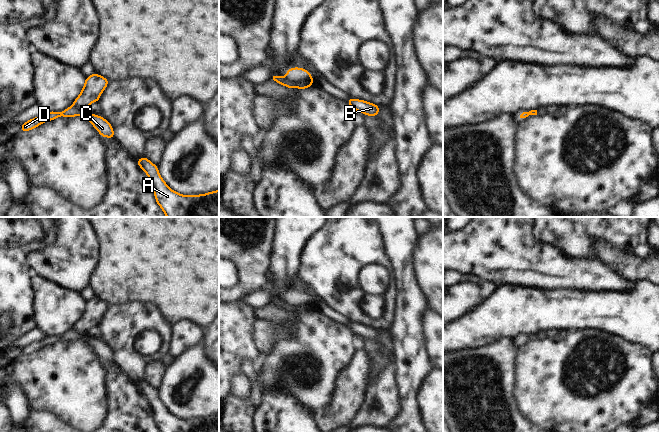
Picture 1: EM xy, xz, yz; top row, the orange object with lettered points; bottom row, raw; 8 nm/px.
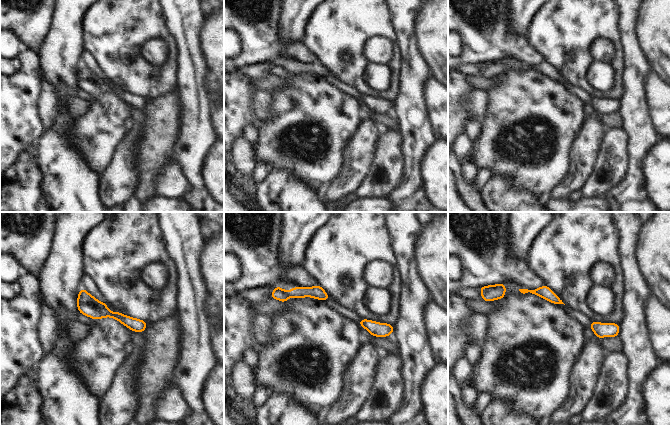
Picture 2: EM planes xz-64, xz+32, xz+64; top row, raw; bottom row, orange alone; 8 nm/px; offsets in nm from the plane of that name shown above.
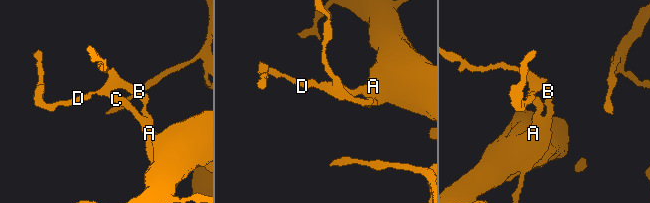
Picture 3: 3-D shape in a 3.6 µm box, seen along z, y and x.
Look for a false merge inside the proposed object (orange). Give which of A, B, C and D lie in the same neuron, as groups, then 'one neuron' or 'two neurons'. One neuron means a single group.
groups A C / B D; two neurons

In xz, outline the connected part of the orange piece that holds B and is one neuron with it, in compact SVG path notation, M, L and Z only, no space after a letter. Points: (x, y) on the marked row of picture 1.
M350 98L346 102L353 108L353 110L362 112L363 115L376 117L380 111L379 106L372 104L370 102L366 102L364 100L357 100L355 98Z

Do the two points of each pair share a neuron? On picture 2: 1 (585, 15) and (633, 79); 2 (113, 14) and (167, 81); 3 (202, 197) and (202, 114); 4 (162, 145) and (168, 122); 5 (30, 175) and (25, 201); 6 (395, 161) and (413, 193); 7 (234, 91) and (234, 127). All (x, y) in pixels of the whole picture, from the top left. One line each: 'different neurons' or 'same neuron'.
1: different neurons
2: same neuron
3: same neuron
4: same neuron
5: same neuron
6: different neurons
7: same neuron

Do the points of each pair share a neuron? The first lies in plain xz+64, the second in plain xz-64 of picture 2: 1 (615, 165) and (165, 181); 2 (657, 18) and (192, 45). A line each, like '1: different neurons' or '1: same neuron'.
1: same neuron
2: different neurons

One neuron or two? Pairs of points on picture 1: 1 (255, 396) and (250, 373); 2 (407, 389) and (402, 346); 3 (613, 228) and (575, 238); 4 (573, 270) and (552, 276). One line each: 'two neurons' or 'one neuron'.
1: one neuron
2: one neuron
3: one neuron
4: one neuron

